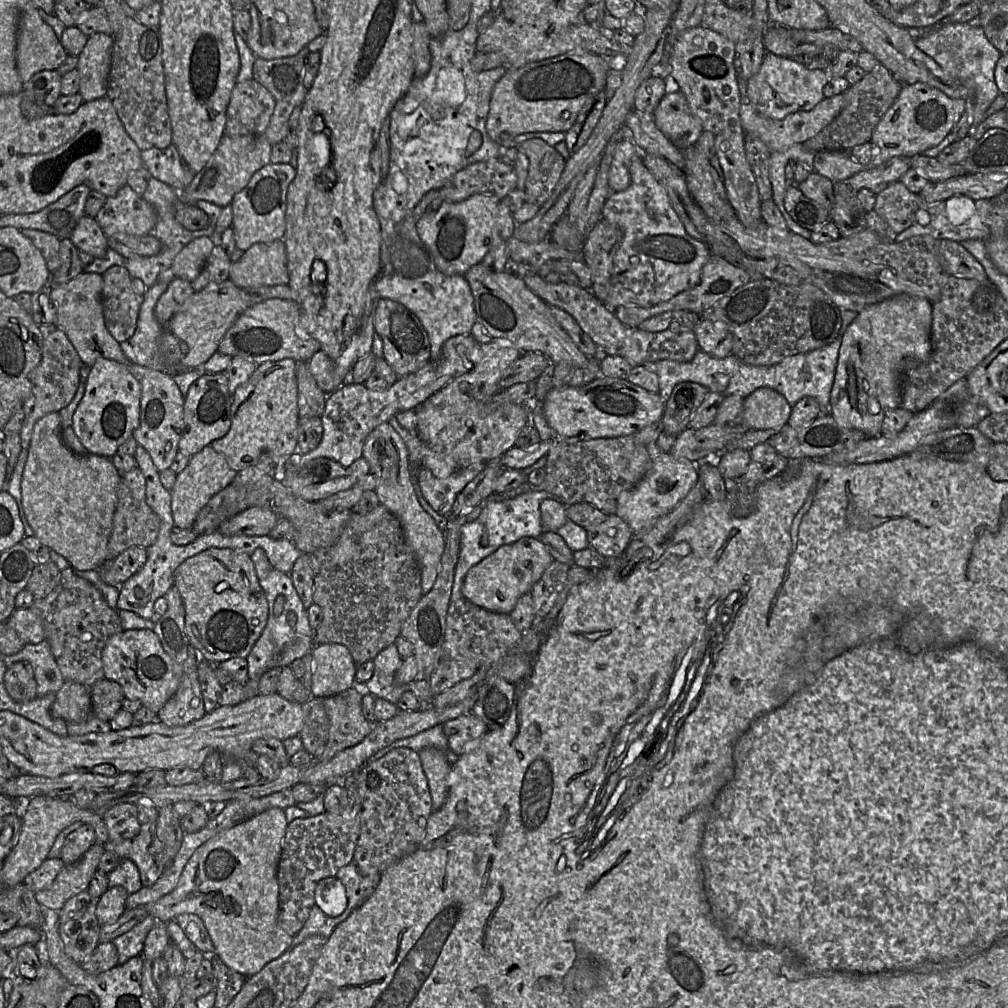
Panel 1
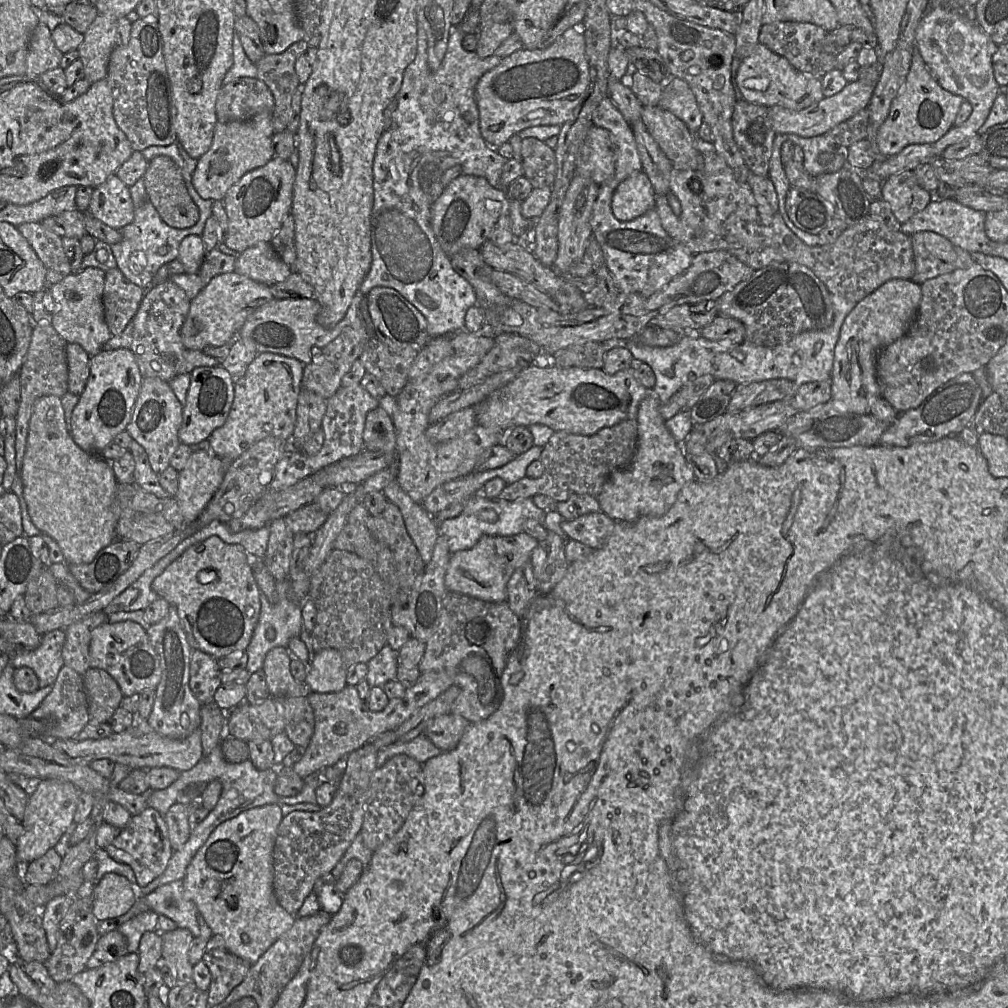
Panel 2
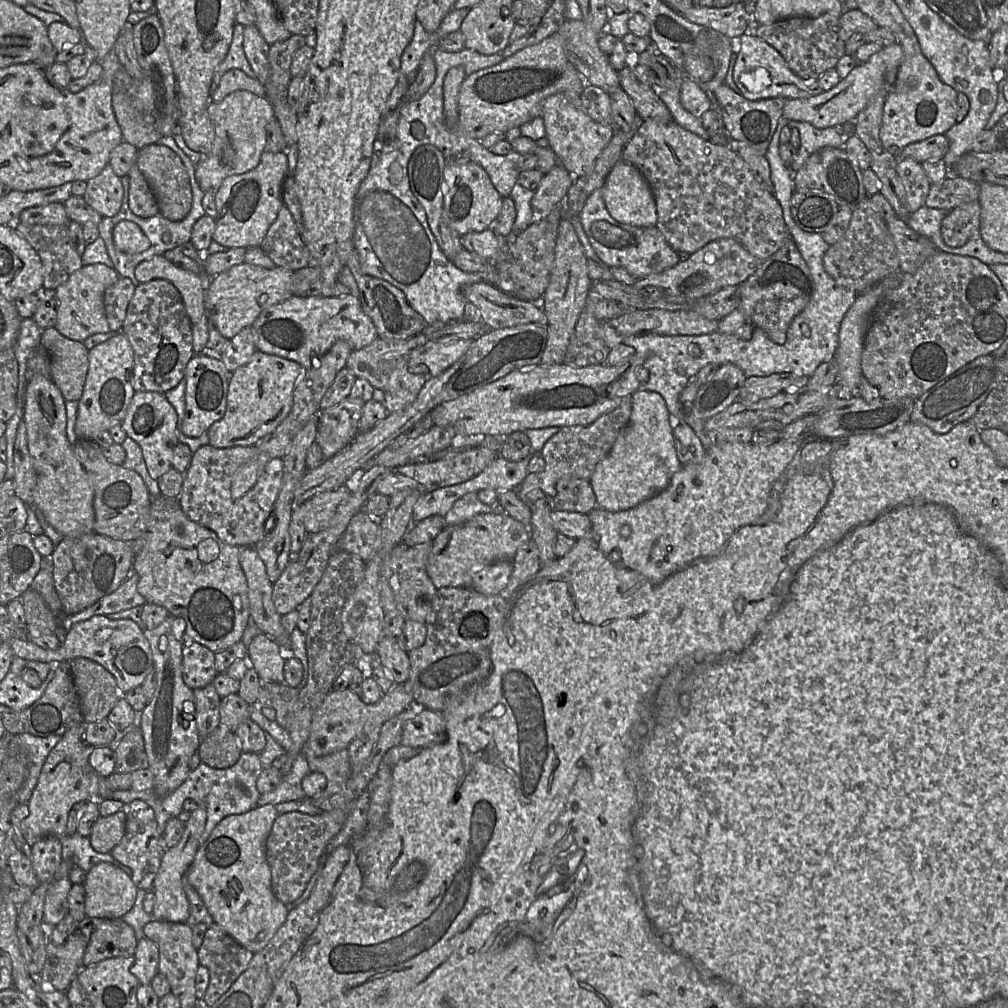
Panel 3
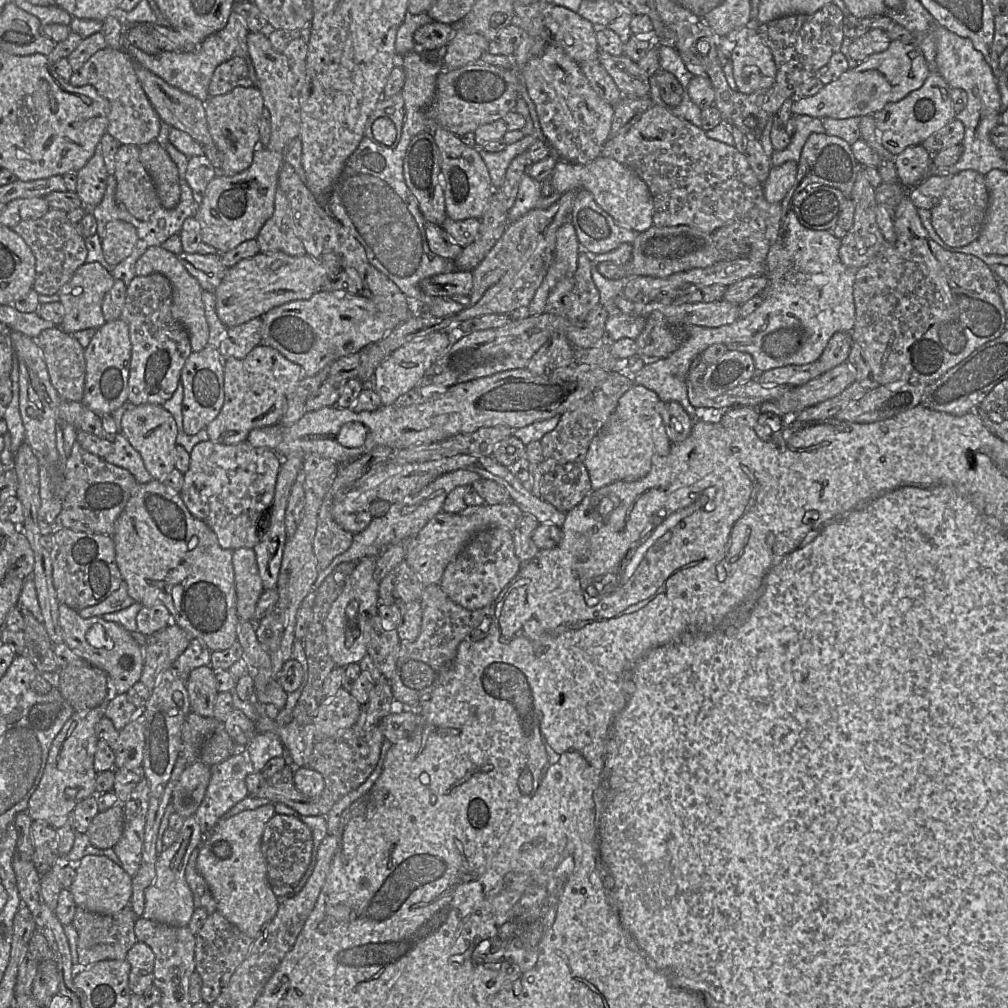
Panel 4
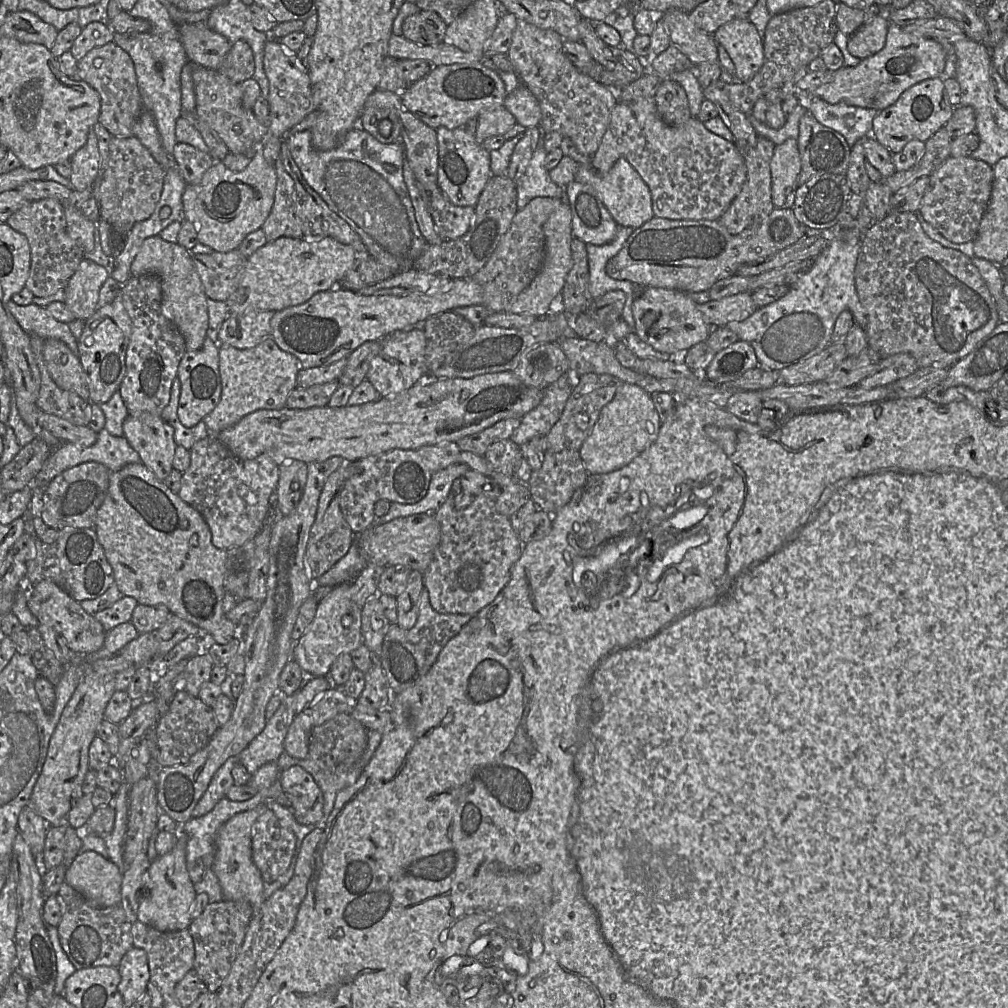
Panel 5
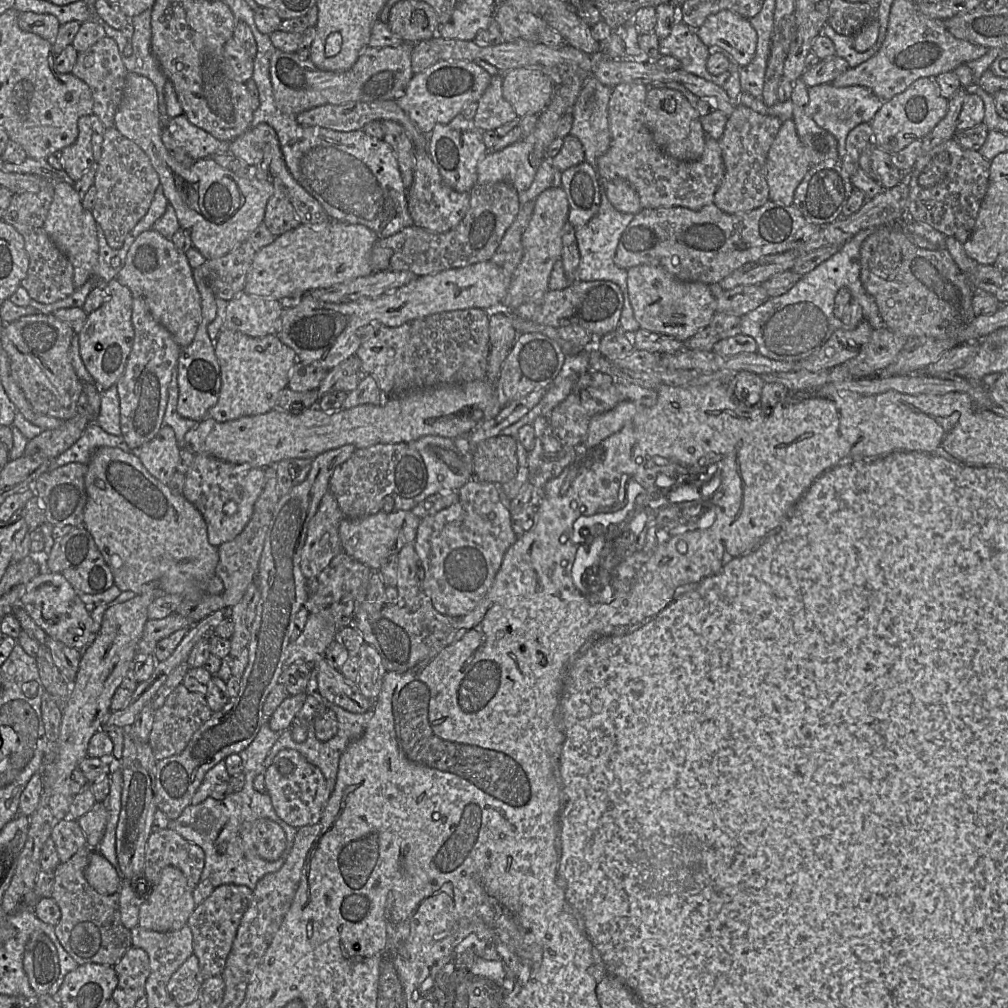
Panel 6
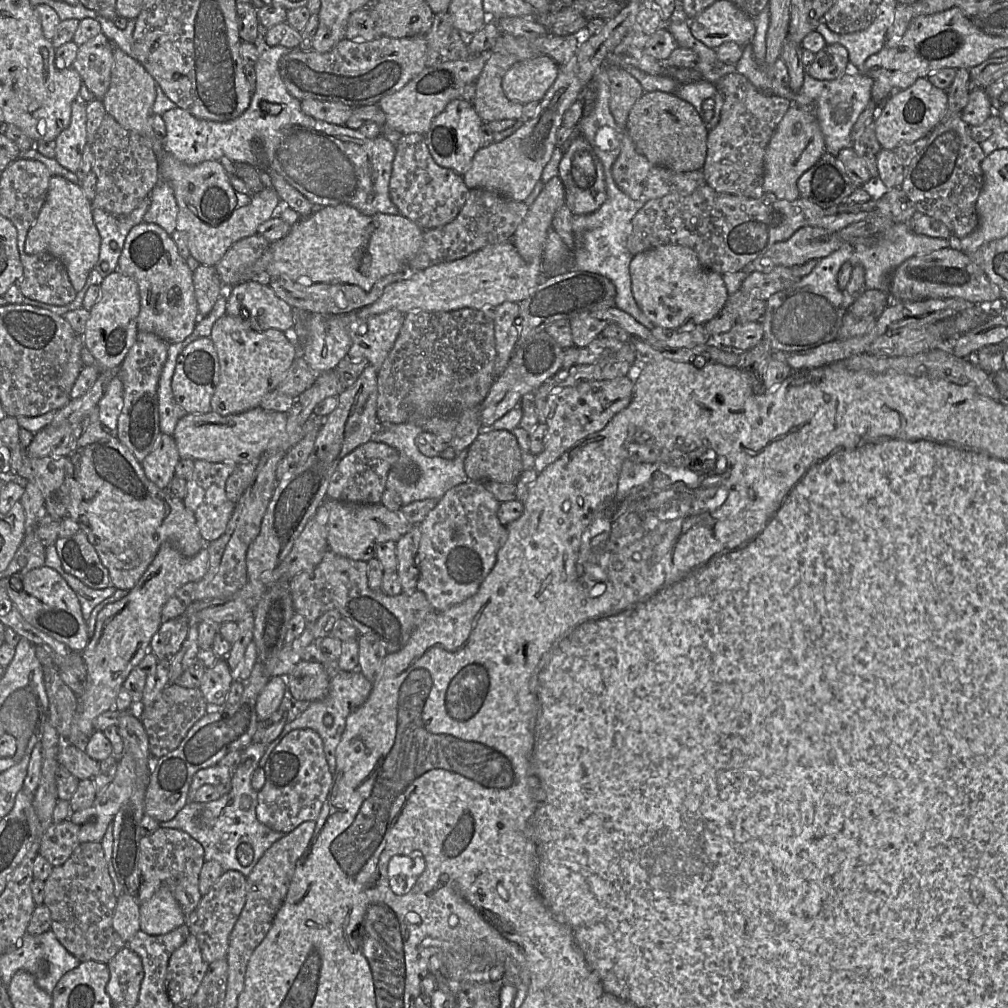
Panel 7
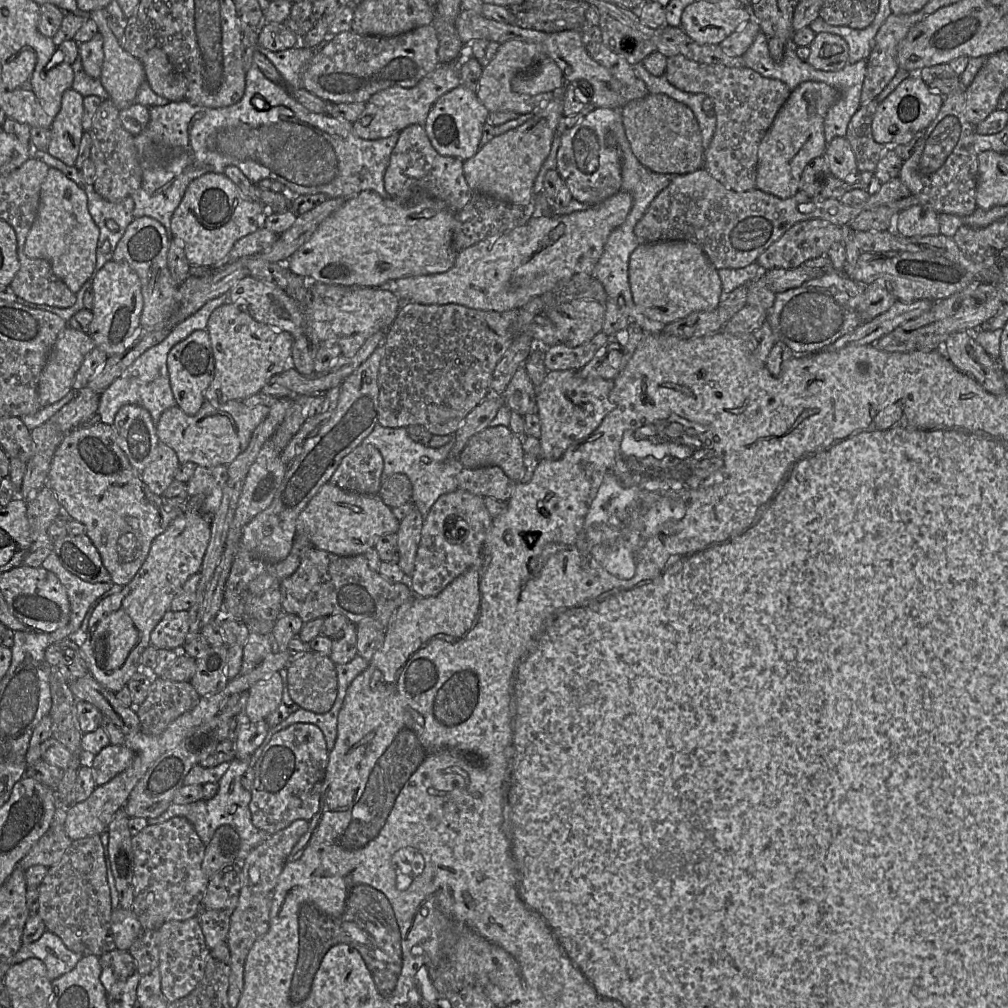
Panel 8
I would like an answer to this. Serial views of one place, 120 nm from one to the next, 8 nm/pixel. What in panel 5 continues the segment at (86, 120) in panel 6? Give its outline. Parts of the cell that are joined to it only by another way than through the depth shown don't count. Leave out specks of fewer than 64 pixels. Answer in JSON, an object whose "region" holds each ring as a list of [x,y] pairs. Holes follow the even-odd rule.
{"region":[[[88,133],[85,145],[80,148],[70,159],[71,175],[69,181],[71,188],[83,191],[91,187],[100,169],[100,154],[95,133]]]}

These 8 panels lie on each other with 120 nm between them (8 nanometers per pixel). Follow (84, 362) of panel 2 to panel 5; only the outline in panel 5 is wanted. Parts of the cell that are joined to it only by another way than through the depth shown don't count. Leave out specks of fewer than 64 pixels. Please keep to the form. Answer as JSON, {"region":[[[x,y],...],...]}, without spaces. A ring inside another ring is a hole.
{"region":[[[44,339],[43,358],[53,381],[63,389],[89,401],[89,377],[78,355],[57,339]]]}

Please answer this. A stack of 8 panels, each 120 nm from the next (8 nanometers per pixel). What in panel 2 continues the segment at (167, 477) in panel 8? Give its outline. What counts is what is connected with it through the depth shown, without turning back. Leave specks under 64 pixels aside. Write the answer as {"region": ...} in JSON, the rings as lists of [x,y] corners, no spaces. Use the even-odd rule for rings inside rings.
{"region":[[[155,377],[142,378],[139,395],[126,431],[144,448],[150,466],[157,475],[170,466],[170,459],[181,443],[178,431],[182,423],[182,413],[183,405],[175,396],[169,382]]]}

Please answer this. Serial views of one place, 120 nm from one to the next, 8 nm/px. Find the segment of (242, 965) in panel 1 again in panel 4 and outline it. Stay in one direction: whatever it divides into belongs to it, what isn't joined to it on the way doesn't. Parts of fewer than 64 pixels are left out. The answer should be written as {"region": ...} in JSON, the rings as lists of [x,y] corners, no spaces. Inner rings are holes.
{"region":[[[269,803],[219,820],[203,837],[197,858],[197,869],[210,888],[217,911],[252,939],[275,917],[281,900],[268,882],[261,849],[265,826],[275,813],[274,803]]]}

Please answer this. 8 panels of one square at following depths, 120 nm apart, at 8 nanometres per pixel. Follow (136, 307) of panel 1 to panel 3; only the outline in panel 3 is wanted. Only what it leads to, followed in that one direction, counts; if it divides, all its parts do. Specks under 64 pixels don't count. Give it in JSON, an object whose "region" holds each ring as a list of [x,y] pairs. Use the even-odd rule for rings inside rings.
{"region":[[[120,277],[104,294],[104,308],[110,331],[122,331],[128,305],[133,298],[135,286],[129,278]]]}

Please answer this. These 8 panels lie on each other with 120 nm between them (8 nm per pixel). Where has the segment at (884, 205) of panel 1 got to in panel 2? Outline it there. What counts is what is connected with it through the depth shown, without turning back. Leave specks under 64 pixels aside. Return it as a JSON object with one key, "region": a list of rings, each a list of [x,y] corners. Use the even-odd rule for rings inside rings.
{"region":[[[908,170],[894,174],[882,183],[881,199],[890,206],[895,218],[902,224],[932,201],[932,192],[923,189],[914,171]]]}

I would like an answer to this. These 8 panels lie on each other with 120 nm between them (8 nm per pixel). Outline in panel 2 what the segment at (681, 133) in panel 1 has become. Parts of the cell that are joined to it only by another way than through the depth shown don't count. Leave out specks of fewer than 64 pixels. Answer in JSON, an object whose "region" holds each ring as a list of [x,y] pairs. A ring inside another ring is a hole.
{"region":[[[678,77],[663,89],[658,106],[684,122],[690,132],[697,134],[703,115],[688,83]]]}

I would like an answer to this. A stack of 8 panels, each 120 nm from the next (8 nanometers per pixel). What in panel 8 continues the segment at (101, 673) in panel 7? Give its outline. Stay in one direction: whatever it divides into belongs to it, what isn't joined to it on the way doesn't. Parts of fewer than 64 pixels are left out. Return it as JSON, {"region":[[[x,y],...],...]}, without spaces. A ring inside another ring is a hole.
{"region":[[[185,503],[184,508],[166,529],[152,542],[143,565],[134,578],[123,589],[104,598],[95,608],[88,623],[86,632],[78,631],[78,645],[84,655],[90,674],[97,682],[110,691],[117,693],[131,677],[140,670],[142,653],[151,645],[150,636],[153,629],[170,610],[171,602],[181,591],[185,582],[199,573],[211,537],[211,522],[201,513],[197,506]]]}

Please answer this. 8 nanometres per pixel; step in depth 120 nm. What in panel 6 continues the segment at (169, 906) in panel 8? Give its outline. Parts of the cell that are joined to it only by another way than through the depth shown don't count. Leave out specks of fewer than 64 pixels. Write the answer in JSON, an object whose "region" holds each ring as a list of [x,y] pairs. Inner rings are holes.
{"region":[[[169,828],[151,833],[145,853],[145,867],[141,882],[156,887],[162,870],[167,866],[180,869],[194,890],[201,880],[205,853],[198,845],[184,839]]]}

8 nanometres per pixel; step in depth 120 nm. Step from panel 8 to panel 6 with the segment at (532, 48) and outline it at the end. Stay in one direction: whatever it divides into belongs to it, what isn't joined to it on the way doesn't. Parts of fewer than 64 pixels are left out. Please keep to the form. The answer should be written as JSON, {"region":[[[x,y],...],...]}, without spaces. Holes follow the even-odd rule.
{"region":[[[493,75],[489,86],[478,100],[475,125],[483,132],[497,128],[519,118],[503,95],[503,76]]]}

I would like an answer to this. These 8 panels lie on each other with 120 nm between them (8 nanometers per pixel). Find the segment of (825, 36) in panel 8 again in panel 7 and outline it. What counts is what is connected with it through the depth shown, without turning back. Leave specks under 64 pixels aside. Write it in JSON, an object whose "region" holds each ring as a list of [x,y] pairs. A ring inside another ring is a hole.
{"region":[[[827,44],[815,54],[807,73],[818,80],[833,80],[843,75],[849,68],[847,49],[840,44]]]}

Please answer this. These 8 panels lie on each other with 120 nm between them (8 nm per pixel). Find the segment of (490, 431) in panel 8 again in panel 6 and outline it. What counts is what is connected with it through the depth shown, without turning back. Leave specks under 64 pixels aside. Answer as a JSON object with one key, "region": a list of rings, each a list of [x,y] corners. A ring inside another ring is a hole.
{"region":[[[498,435],[475,445],[473,478],[480,482],[502,485],[518,472],[517,440],[509,435]]]}

